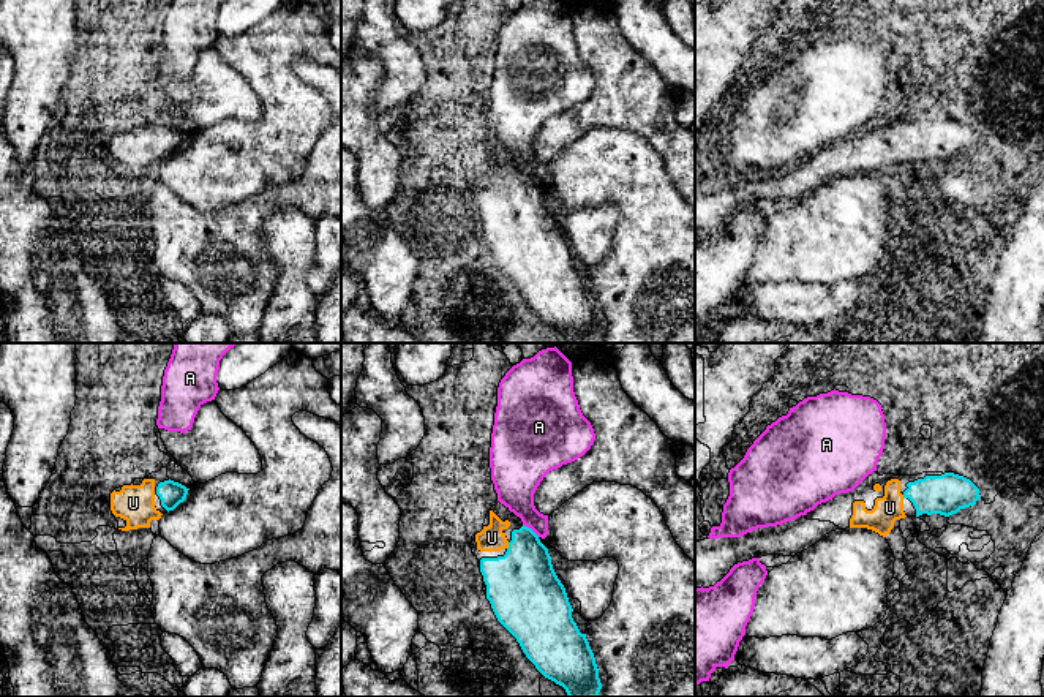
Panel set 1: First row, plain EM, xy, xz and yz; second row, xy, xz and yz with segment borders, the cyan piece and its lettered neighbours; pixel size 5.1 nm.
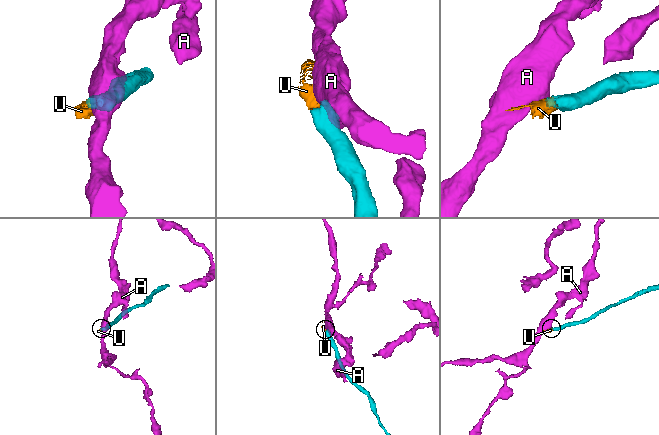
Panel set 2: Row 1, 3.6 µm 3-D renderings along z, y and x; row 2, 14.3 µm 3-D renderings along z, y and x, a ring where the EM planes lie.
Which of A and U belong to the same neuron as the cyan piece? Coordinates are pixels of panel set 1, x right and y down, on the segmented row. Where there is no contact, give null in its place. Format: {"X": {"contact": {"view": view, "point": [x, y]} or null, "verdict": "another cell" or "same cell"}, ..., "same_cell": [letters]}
{"A": {"contact": {"view": "xz", "point": [529, 528]}, "verdict": "another cell"}, "U": {"contact": {"view": "xz", "point": [509, 546]}, "verdict": "same cell"}, "same_cell": ["U"]}

